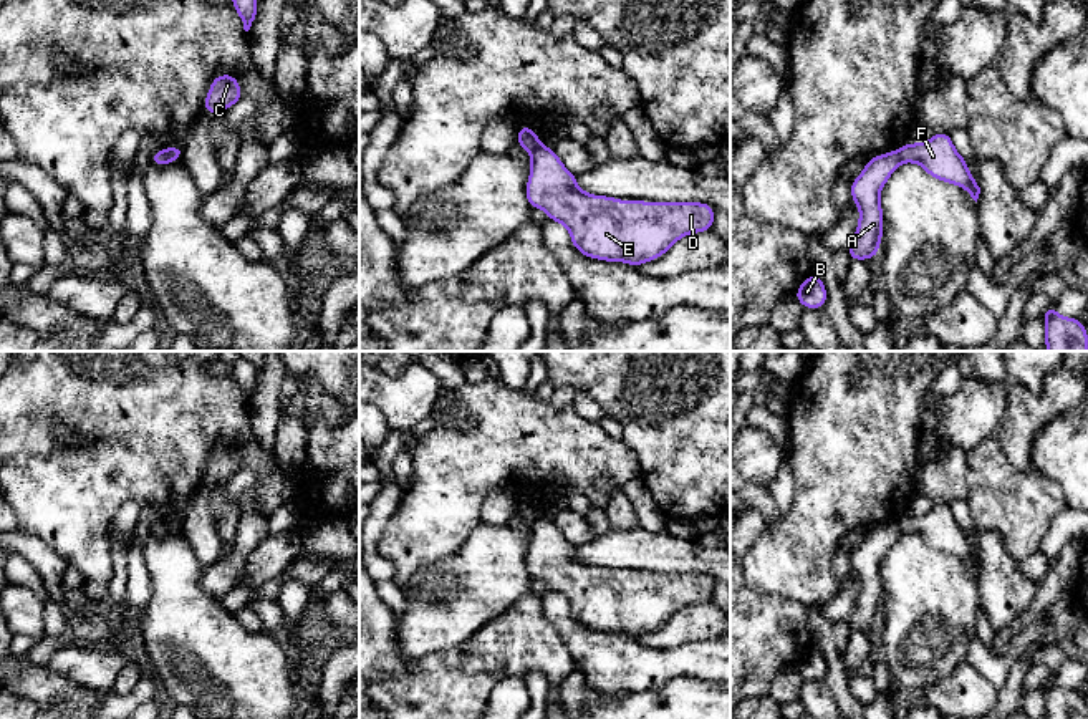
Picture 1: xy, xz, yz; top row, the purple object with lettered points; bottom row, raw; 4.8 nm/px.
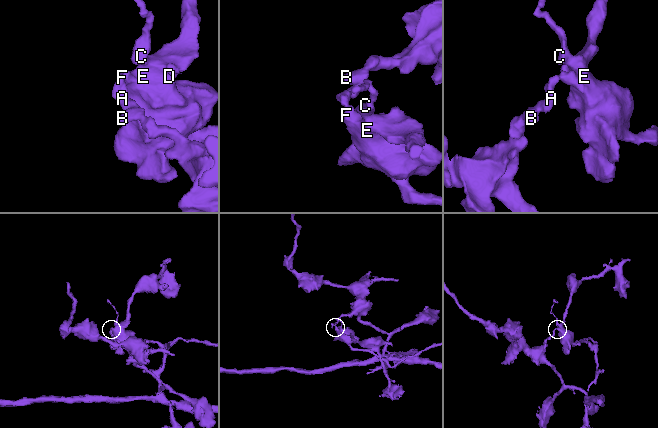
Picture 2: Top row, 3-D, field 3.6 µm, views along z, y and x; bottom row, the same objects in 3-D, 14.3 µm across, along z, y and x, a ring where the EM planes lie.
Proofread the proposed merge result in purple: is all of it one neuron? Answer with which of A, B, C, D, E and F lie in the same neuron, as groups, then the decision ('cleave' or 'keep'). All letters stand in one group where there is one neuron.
A B / C D E F | cleave

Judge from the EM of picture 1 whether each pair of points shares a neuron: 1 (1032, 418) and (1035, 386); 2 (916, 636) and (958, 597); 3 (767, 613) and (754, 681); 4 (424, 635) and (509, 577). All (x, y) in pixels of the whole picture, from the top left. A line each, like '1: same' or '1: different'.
1: different
2: same
3: same
4: same

